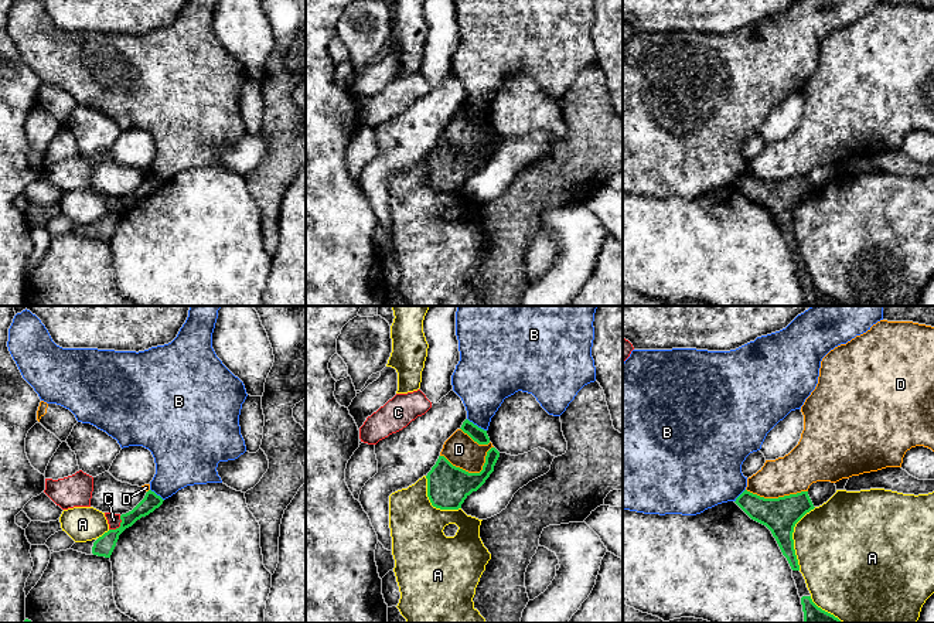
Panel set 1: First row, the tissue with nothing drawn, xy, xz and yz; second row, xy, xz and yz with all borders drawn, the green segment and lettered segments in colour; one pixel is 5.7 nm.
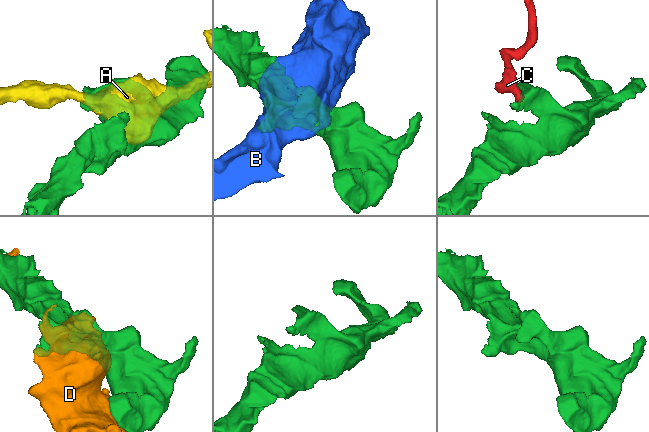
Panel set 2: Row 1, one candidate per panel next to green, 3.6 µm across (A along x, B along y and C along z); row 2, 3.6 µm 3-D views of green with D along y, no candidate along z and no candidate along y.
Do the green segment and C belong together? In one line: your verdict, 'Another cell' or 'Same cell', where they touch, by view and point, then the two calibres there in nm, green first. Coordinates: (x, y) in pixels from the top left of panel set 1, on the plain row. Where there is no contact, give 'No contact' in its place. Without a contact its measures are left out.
Another cell. Touches green at xy (120, 208). Thickness 110 nm (green) against 80 nm

